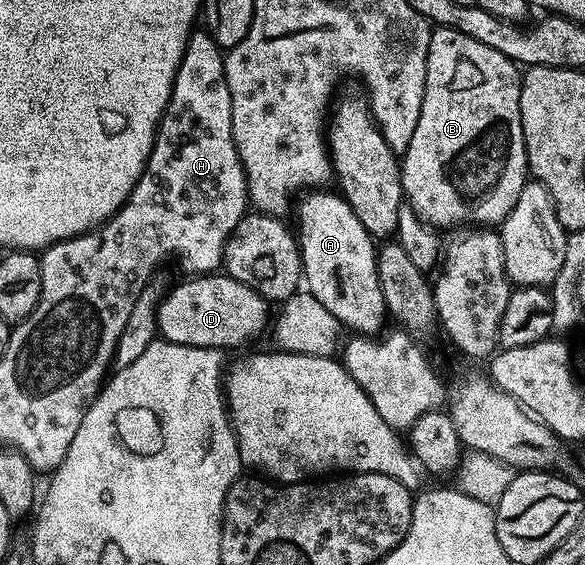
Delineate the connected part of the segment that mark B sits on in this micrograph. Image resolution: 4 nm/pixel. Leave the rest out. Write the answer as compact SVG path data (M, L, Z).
M439 25L432 30L421 117L417 117L413 141L409 141L406 151L401 155L403 193L406 202L422 218L428 221L502 221L513 205L517 205L517 197L521 197L523 188L529 182L527 146L519 104L522 80L517 63L505 53L498 52L455 27Z

